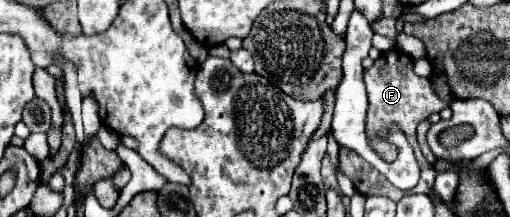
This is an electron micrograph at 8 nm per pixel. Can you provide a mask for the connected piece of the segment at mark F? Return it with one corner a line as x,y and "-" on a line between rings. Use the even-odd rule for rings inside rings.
392,46
388,52
380,54
380,58
374,62
374,66
370,70
364,70
364,84
366,84
366,90
368,90
368,112
366,112
366,134
368,134
368,140
374,140
374,138
386,138
388,136
388,130
392,124
396,124
408,138
410,146
414,148
414,153
420,170
422,170
422,178
420,178
416,188
412,190
414,194
422,192
422,194
428,194
432,184
434,184
434,168
426,162
426,158
422,156
420,152
420,146
416,142
416,126
426,120
432,112
440,112
444,110
448,104
436,94
436,88
434,88
434,82
432,78
420,78
412,72
410,68
412,60
396,46

